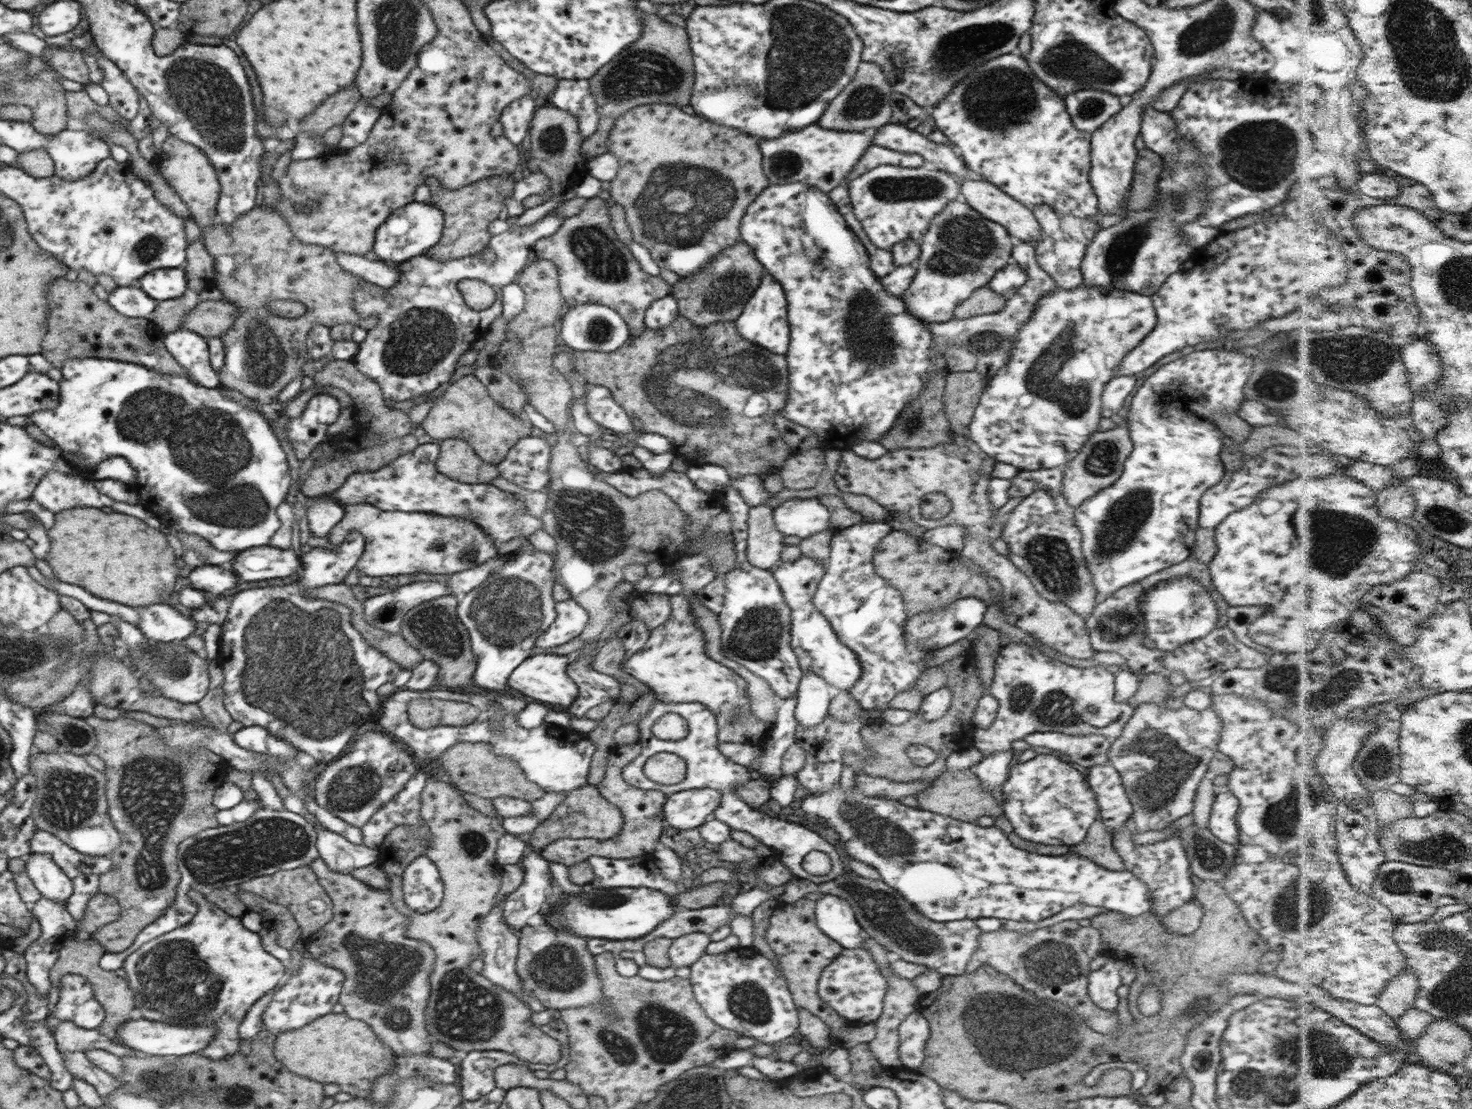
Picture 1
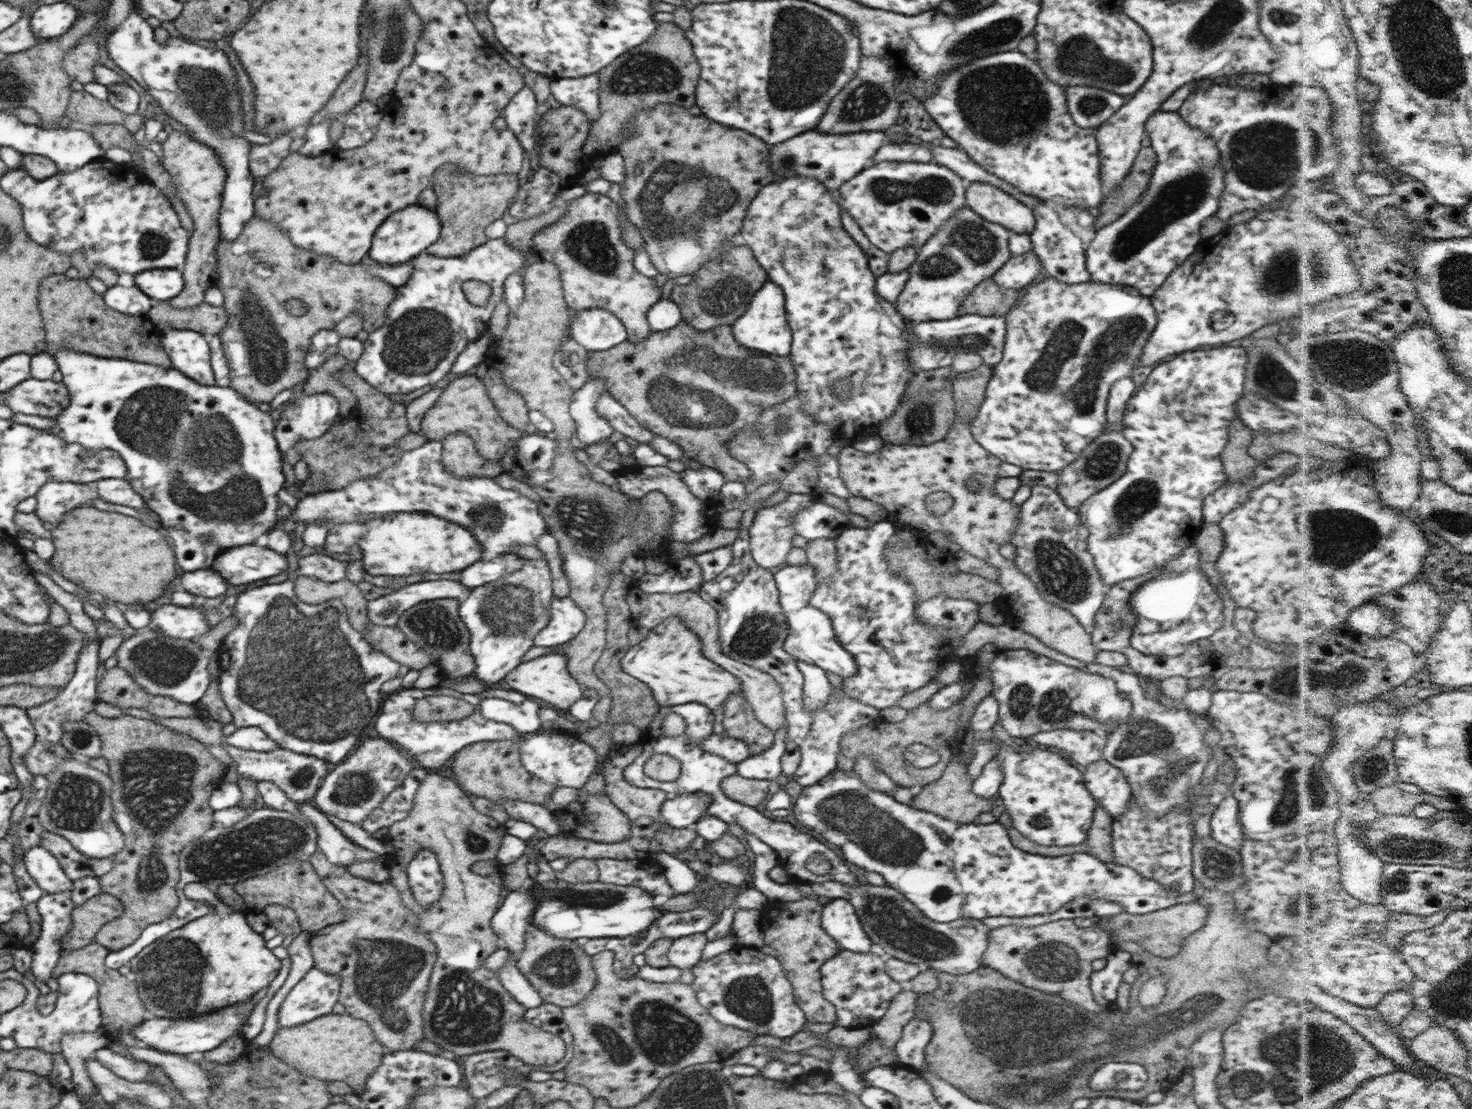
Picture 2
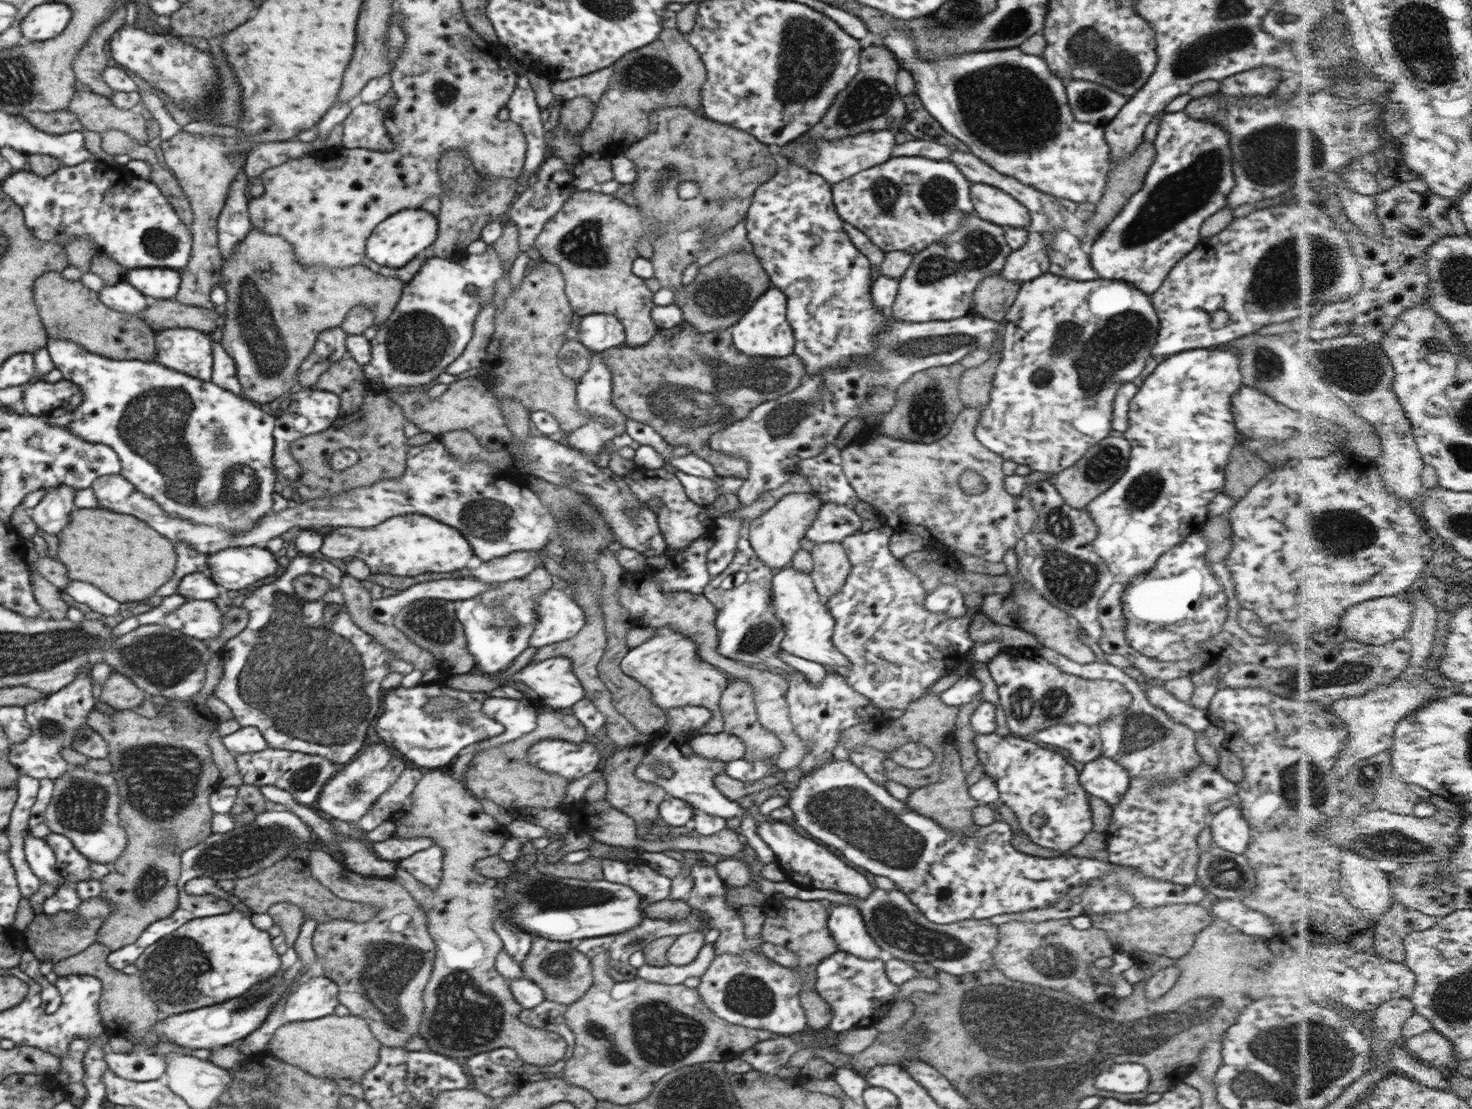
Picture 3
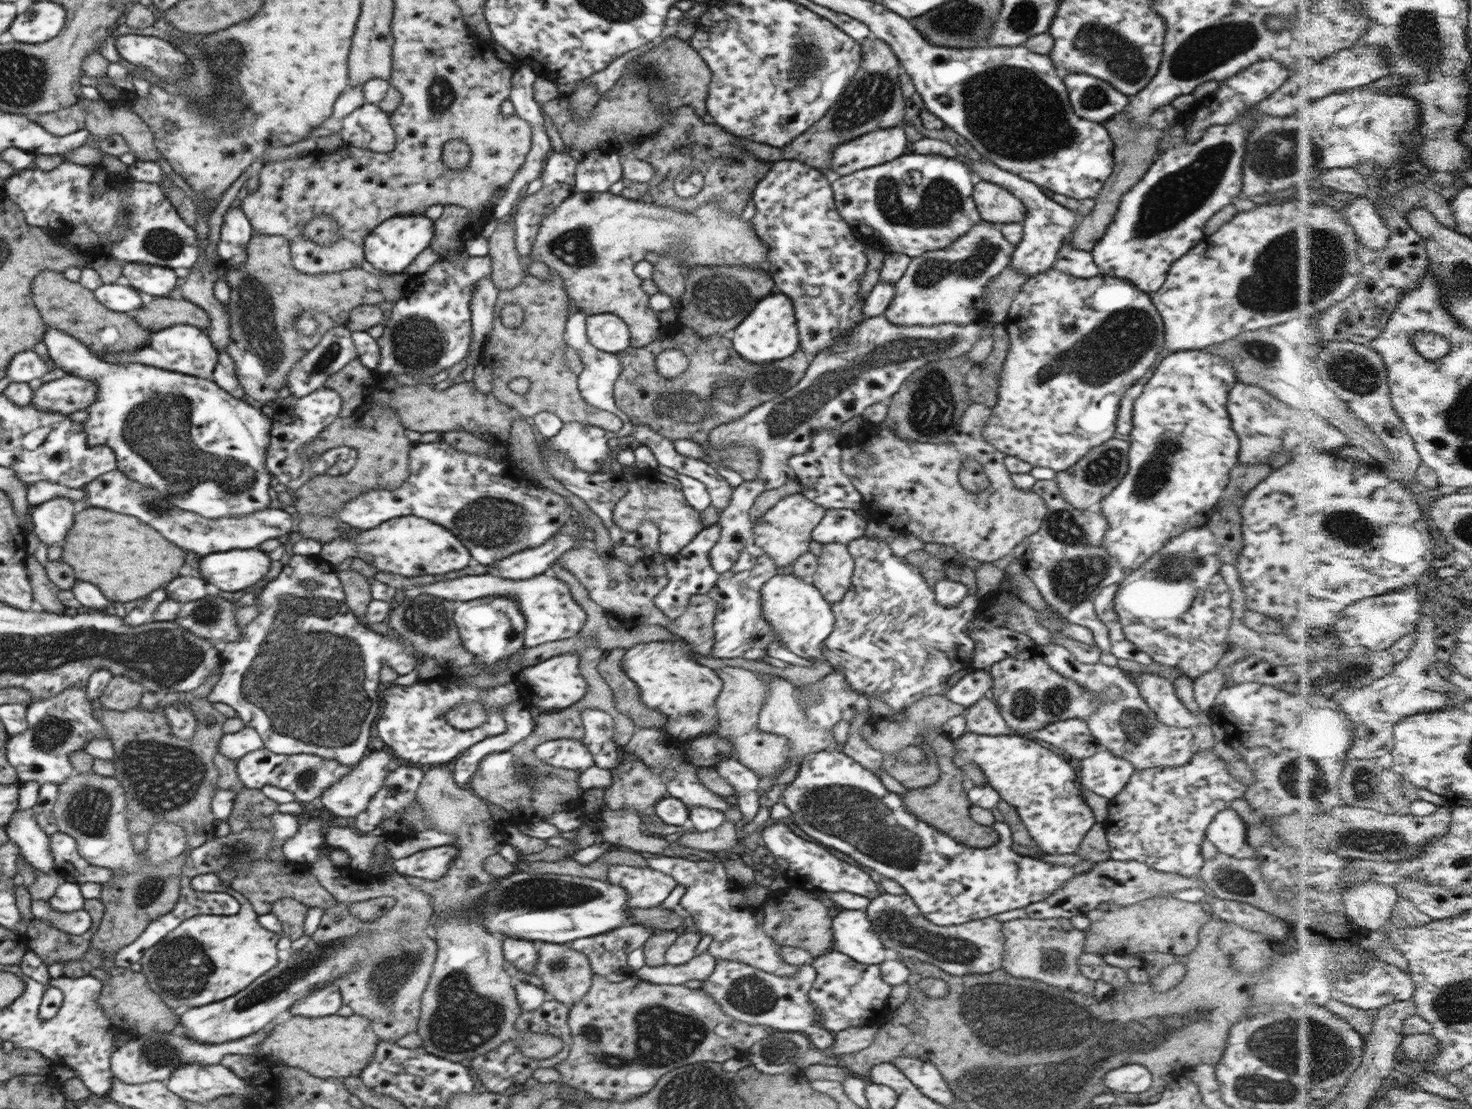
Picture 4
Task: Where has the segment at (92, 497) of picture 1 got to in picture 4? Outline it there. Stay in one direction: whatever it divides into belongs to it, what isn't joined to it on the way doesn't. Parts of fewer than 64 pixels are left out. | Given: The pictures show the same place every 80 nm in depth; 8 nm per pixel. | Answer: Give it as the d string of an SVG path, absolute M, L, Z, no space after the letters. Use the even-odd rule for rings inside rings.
M51 498L31 508L30 521L38 540L45 543L47 548L52 544L59 546L65 532L73 524L71 512L73 504L67 498Z

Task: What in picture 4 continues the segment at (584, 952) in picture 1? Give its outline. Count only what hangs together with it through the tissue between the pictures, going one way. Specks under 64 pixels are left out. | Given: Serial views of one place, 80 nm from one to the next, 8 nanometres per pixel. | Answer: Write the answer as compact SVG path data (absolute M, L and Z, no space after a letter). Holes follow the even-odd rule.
M540 942L536 960L535 975L541 979L542 989L548 998L557 1002L567 1003L570 1006L588 991L591 985L592 972L585 953L573 950L566 943Z

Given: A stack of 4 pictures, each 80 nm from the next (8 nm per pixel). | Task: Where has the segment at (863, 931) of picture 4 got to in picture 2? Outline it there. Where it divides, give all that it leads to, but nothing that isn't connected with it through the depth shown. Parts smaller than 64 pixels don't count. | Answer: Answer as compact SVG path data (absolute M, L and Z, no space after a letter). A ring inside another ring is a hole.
M823 899L822 904L821 928L837 943L839 950L869 953L871 941L863 932L852 905L842 899Z

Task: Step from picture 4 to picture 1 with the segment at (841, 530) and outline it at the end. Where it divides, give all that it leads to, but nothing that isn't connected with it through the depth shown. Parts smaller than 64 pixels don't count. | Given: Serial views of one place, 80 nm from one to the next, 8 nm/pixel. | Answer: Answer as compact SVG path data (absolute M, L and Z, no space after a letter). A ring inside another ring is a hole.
M816 498L785 500L772 508L772 519L777 520L774 527L784 536L798 536L800 539L830 529L827 527L829 512Z

